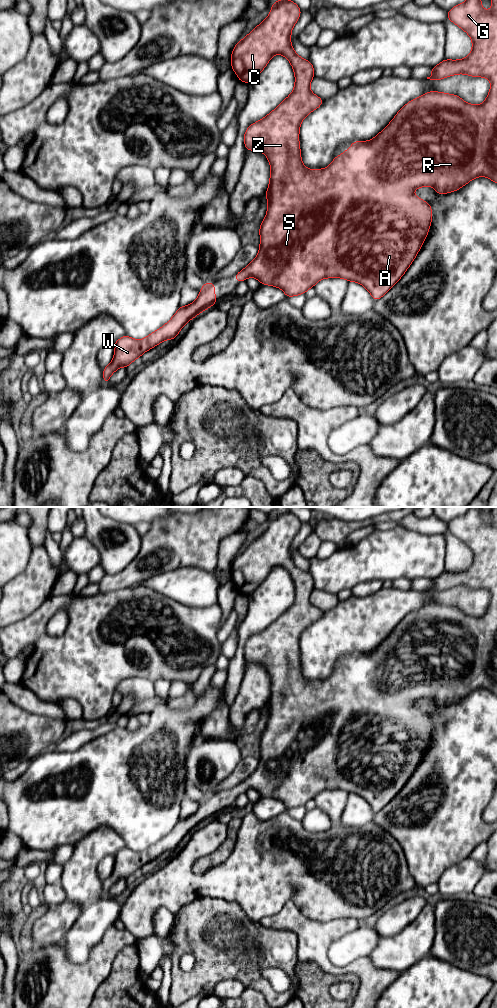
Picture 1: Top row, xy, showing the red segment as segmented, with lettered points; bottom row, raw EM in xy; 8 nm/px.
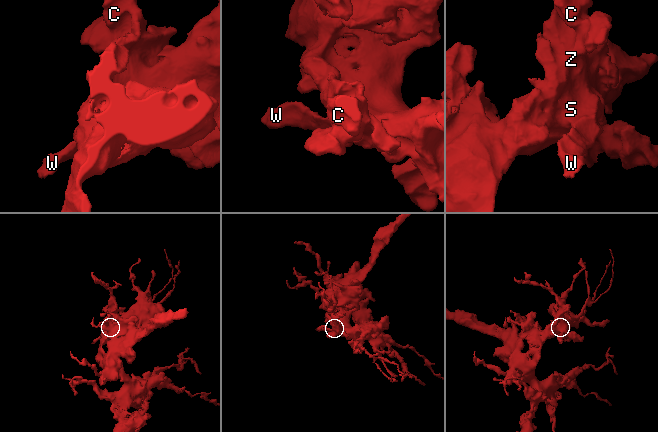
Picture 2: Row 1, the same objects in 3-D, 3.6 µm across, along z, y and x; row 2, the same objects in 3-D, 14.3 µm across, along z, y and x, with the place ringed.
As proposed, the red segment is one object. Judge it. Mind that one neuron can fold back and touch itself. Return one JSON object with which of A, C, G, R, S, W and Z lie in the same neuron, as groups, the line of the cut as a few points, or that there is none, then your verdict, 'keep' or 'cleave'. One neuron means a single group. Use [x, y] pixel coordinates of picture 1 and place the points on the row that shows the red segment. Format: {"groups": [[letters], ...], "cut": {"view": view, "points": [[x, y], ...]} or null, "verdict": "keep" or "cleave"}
{"groups": [["A", "C", "G", "R", "S", "W", "Z"]], "cut": null, "verdict": "keep"}

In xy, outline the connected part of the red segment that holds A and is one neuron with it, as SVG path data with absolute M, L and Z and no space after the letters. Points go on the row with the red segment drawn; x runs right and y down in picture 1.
M291 0L272 3L268 17L235 45L230 58L231 68L239 81L247 84L264 70L275 54L285 56L295 73L292 93L266 117L251 124L244 134L245 148L264 153L271 166L271 173L263 197L268 199L268 209L259 229L259 253L234 276L237 282L255 277L262 285L282 289L288 298L305 294L324 278L343 278L360 283L377 301L407 271L428 235L432 208L413 194L416 188L432 186L436 193L443 195L459 190L480 176L497 183L497 0L491 0L491 3L492 8L485 11L481 0L466 0L447 12L447 19L471 37L472 51L465 59L444 59L431 68L432 75L427 77L433 81L456 74L485 77L490 80L491 87L482 104L473 105L458 95L429 91L404 105L372 140L353 141L352 146L336 156L327 168L316 170L307 169L303 165L299 144L301 122L324 101L310 90L310 83L315 76L312 63L298 56L291 46L291 31L300 18L301 10Z

